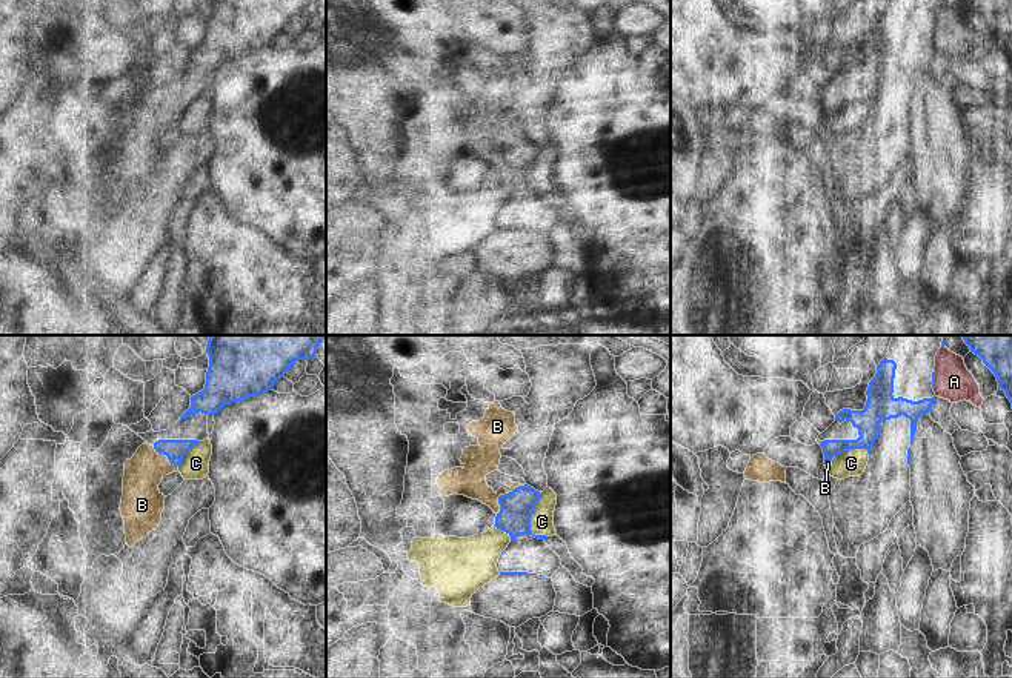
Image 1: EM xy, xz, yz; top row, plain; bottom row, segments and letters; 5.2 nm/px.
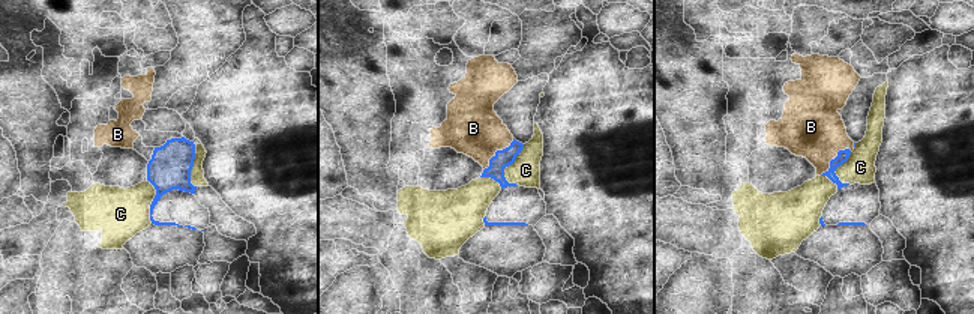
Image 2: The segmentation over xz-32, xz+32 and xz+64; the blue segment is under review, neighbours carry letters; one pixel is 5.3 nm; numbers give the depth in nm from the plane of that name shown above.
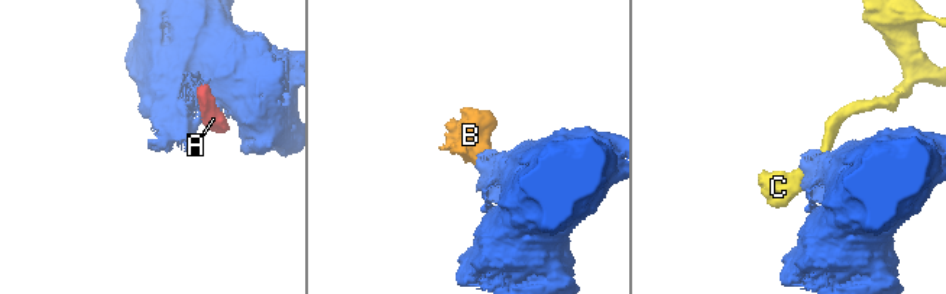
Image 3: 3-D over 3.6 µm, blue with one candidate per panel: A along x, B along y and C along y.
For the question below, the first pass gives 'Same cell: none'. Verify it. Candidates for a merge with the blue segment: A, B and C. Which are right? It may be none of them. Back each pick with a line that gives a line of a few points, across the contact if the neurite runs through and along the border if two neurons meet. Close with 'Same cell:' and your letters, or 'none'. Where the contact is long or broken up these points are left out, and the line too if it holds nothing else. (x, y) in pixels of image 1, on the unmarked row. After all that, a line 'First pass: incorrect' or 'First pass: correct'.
B: Line: xz (515, 163), (505, 149), (480, 140), (480, 116)
Same cell: B
First pass: incorrect

